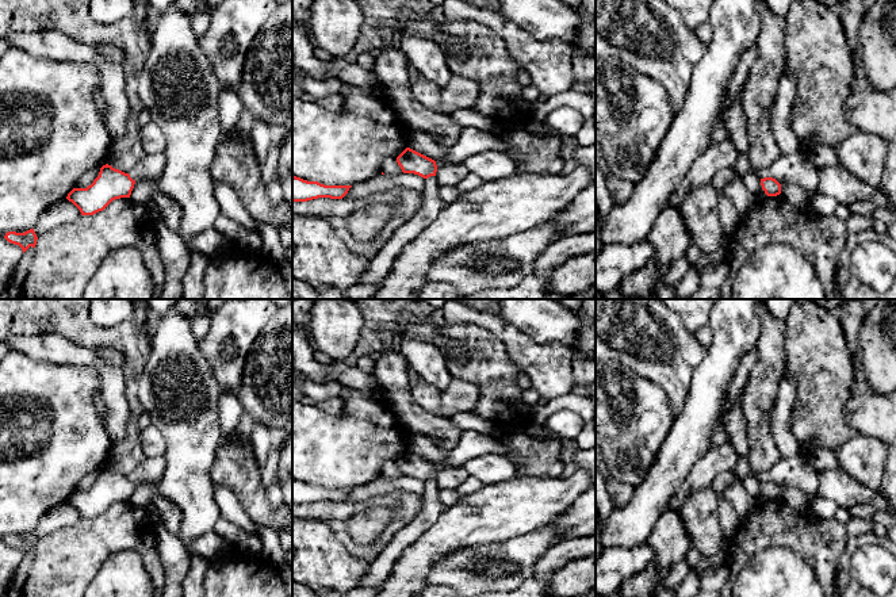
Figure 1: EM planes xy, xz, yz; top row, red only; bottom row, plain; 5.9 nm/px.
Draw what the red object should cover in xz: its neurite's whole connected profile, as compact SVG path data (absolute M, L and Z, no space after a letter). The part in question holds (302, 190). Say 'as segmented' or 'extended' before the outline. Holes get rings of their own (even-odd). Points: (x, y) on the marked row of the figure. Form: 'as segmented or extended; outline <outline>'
as segmented; outline M292 176L292 202L307 202L318 198L342 199L352 185L325 185Z

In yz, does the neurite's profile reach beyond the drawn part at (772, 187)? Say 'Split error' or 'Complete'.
Complete

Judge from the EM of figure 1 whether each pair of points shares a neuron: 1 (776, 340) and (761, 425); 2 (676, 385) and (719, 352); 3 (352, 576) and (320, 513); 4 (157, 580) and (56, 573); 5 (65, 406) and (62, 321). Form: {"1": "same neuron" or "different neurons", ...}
{"1": "same neuron", "2": "different neurons", "3": "different neurons", "4": "same neuron", "5": "different neurons"}

